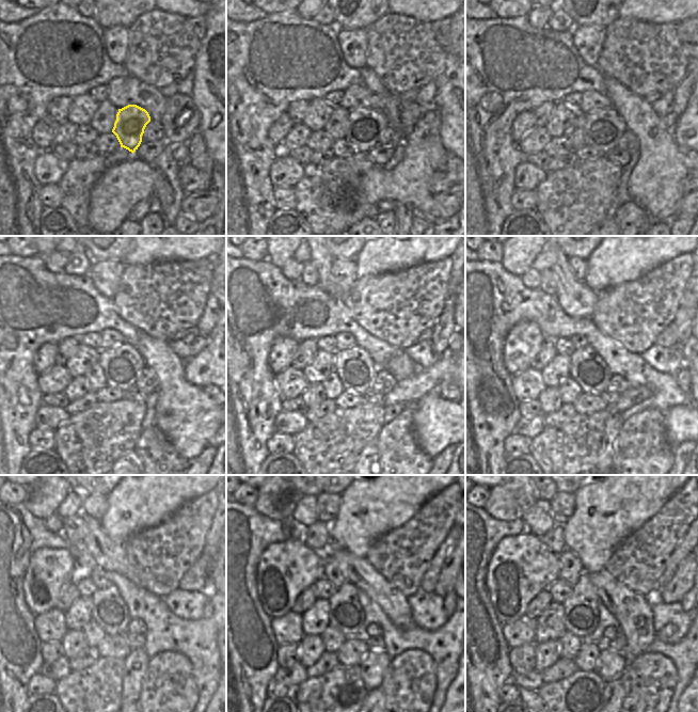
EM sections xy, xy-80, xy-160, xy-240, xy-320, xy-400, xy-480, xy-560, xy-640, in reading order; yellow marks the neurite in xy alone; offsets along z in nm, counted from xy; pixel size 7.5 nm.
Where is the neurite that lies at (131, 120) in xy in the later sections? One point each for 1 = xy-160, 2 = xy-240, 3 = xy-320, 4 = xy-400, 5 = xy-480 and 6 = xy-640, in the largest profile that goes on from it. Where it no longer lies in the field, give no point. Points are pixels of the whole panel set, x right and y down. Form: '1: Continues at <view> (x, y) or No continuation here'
1: Continues at xy-160 (603, 128)
2: Continues at xy-240 (122, 364)
3: Continues at xy-320 (355, 368)
4: Continues at xy-400 (588, 369)
5: Continues at xy-480 (109, 612)
6: Continues at xy-640 (581, 608)

